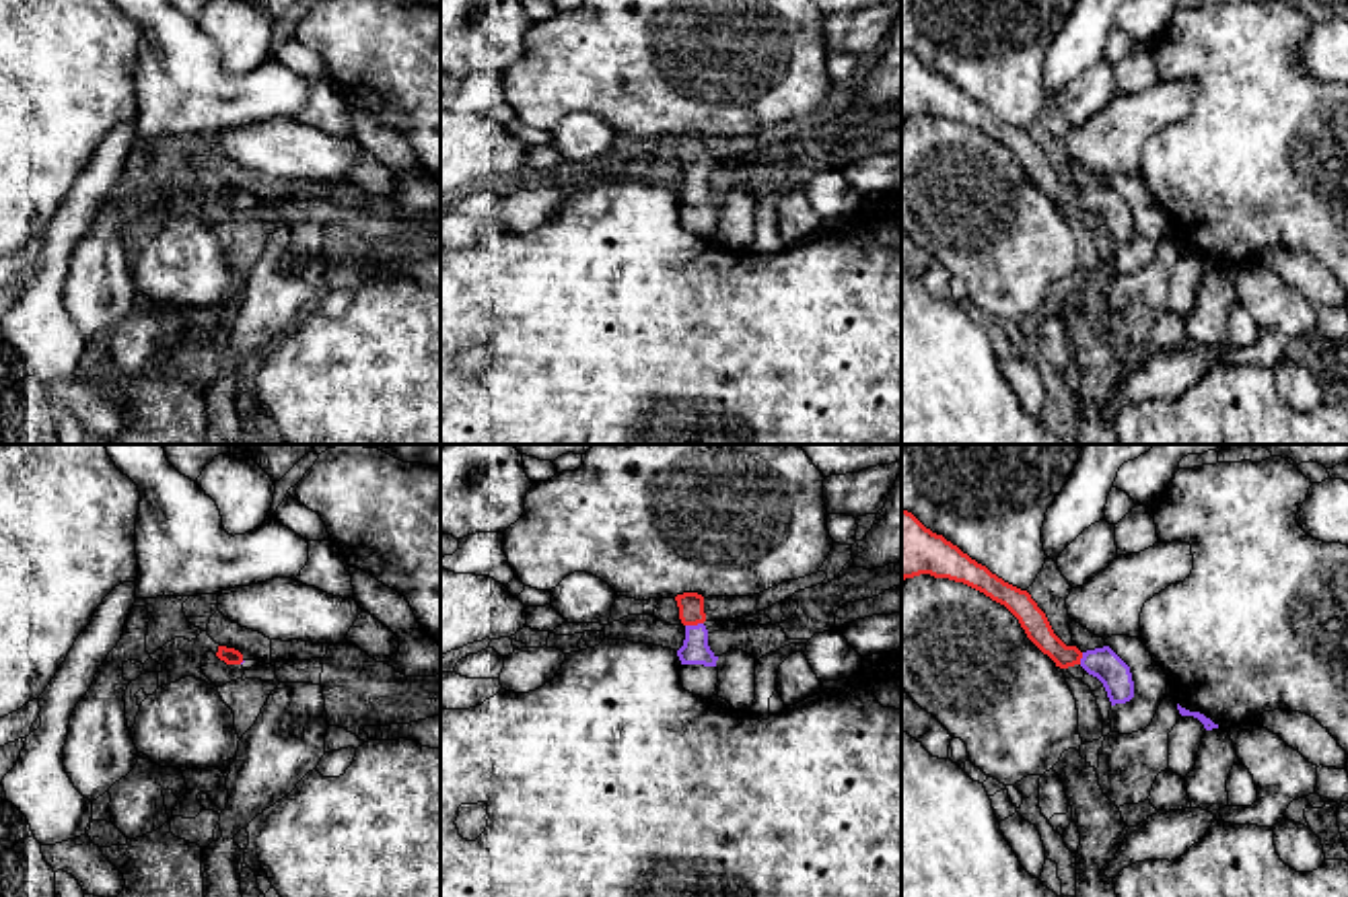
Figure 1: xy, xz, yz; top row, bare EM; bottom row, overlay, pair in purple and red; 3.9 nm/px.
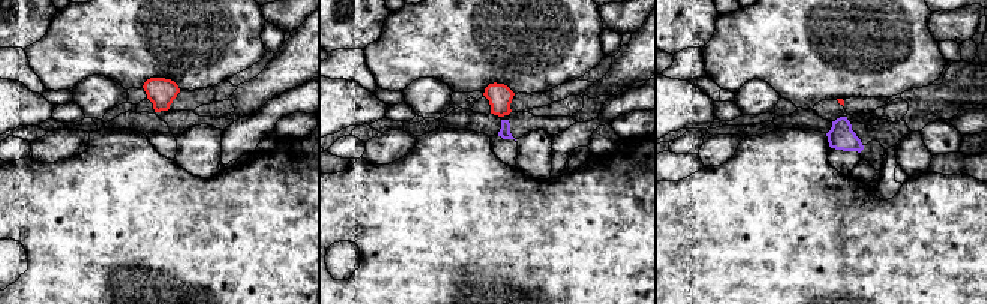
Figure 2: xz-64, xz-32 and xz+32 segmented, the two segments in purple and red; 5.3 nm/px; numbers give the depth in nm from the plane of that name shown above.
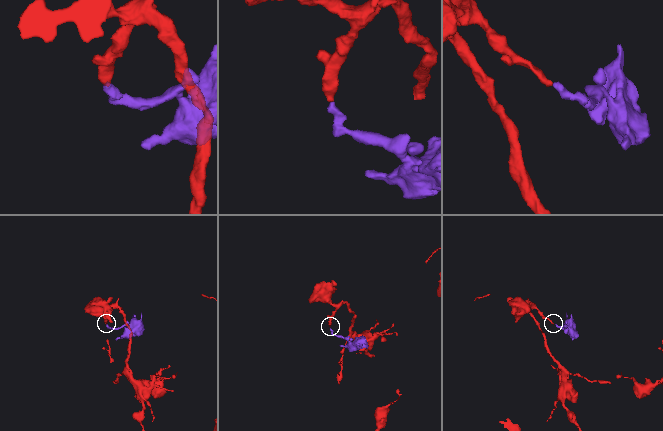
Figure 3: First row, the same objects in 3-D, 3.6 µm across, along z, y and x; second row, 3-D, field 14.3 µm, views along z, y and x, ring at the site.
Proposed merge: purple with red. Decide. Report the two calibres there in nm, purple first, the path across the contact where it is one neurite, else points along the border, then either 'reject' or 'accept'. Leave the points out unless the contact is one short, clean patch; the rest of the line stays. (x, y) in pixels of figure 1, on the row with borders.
calibres 110 and 100 nm; way xz (694, 651), (694, 626), (690, 605); accept

